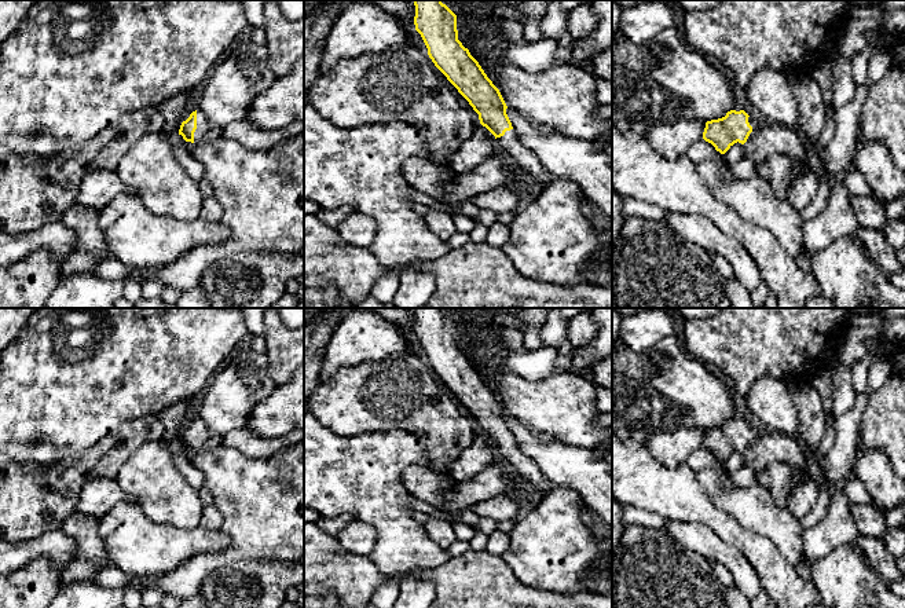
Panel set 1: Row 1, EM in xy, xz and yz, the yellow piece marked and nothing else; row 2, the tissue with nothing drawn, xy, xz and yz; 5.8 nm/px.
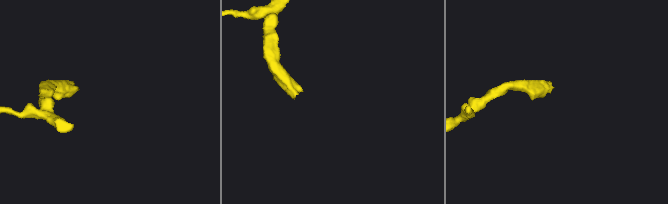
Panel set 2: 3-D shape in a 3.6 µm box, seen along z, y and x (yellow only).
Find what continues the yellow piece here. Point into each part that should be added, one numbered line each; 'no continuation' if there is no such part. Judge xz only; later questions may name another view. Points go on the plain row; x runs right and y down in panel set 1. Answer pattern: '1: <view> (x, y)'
1: xz (510, 451)

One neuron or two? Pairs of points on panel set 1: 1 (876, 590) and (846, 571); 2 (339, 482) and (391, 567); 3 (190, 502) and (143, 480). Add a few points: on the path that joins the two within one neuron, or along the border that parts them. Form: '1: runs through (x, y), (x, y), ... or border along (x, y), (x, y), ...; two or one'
1: runs through (869, 590), (865, 590), (853, 578); one
2: runs through (361, 500), (391, 530), (391, 545); one
3: runs through (179, 502), (167, 495), (154, 483); one

